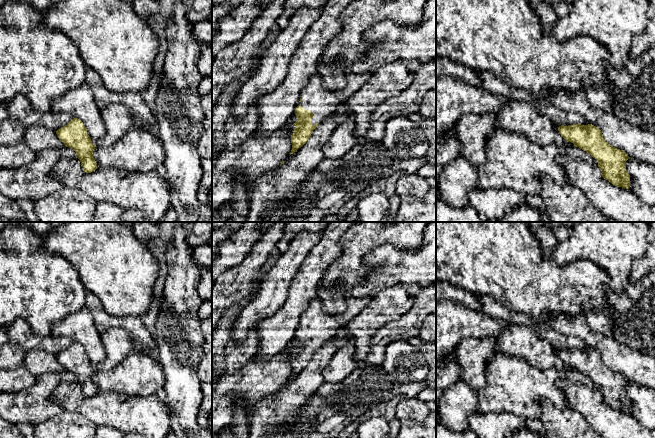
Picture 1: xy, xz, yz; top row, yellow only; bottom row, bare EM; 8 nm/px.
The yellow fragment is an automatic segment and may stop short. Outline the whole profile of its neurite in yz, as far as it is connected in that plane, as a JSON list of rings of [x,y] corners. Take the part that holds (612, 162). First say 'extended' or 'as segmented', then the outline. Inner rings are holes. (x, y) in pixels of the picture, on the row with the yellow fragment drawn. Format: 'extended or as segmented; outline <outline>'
as segmented; outline [[[573,124],[561,125],[558,131],[566,141],[597,160],[604,179],[617,187],[629,189],[630,176],[626,171],[626,161],[630,157],[623,150],[606,142],[599,128],[592,124]]]

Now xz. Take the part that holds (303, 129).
extended; outline [[[354,0],[340,16],[342,28],[327,44],[318,64],[339,66],[346,79],[346,86],[339,91],[324,88],[317,72],[300,94],[295,108],[297,121],[291,135],[293,154],[302,147],[313,130],[325,118],[336,113],[336,107],[342,105],[362,84],[371,77],[371,73],[355,74],[352,66],[367,49],[362,38],[364,32],[383,20],[392,20],[399,26],[415,27],[420,23],[424,7],[428,0]]]

